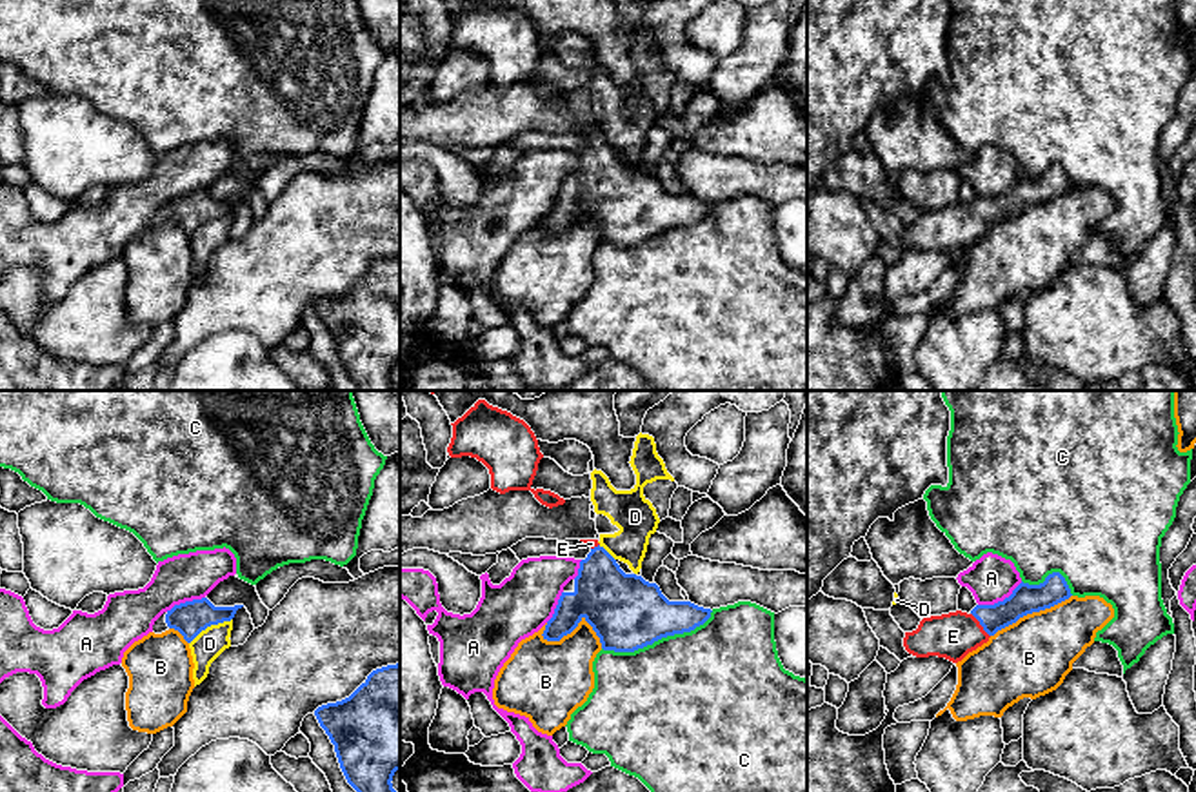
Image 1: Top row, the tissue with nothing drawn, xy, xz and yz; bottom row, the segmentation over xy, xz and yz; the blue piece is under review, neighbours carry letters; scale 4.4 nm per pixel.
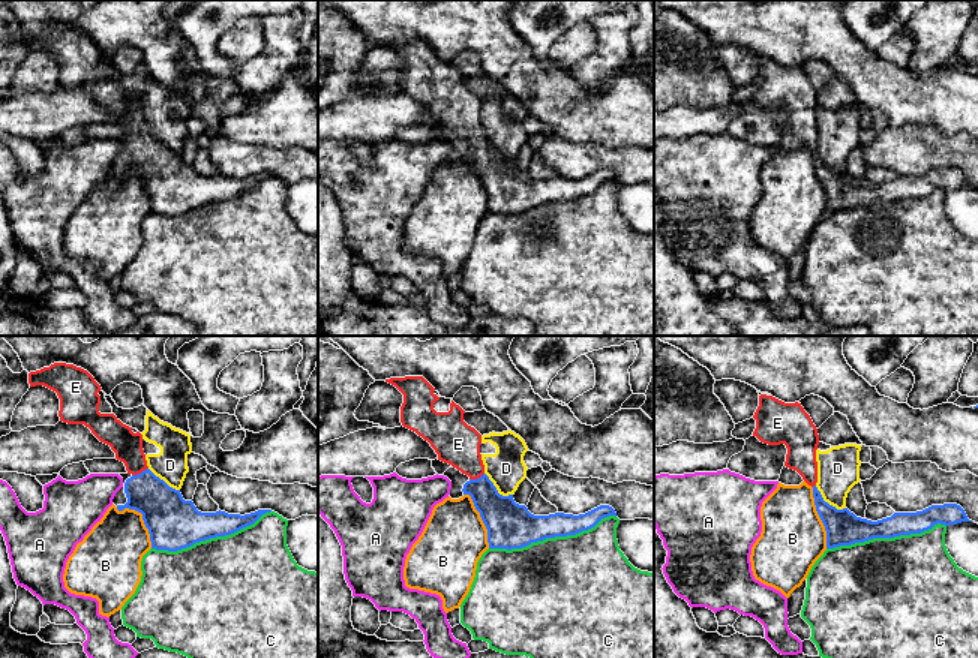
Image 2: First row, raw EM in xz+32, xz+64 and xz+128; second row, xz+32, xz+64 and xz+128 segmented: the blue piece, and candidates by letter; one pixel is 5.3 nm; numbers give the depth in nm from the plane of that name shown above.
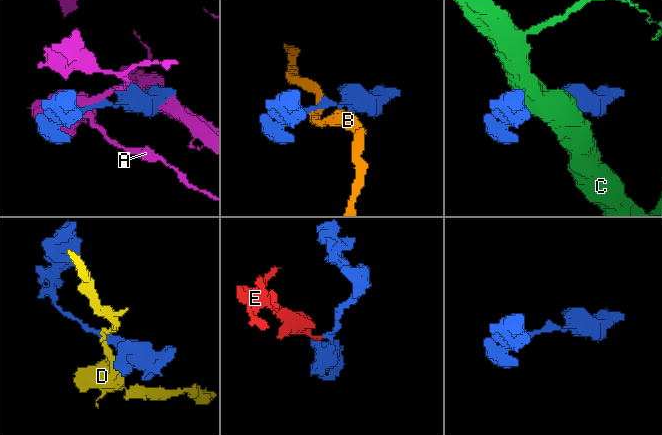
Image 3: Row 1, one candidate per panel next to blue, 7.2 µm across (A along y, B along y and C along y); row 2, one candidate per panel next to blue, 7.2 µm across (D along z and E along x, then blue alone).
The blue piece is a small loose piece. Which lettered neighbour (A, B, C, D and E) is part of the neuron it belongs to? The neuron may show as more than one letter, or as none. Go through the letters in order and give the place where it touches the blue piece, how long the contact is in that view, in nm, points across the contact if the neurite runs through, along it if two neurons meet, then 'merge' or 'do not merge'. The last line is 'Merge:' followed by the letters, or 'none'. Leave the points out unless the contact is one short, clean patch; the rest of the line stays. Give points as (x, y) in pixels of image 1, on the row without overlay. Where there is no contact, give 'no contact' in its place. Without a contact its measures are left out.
A: contact yz (1000, 195); length 220 nm; do not merge
B: contact xz (577, 218); length 280 nm; do not merge
C: contact xz (658, 231); length 500 nm; do not merge
D: contact xy (209, 218); length 220 nm; do not merge
E: contact yz (980, 217); length 140 nm; way yz (1026, 191), (1009, 204), (980, 217), (971, 224), (953, 229); merge
Merge: E

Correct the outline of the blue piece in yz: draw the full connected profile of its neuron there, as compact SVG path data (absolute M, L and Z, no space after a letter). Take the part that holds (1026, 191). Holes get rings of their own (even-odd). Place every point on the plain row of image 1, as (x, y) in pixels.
M1060 165L1049 167L1040 178L1022 174L1009 191L994 198L976 198L969 207L956 203L923 211L916 223L905 225L903 240L916 251L938 249L958 256L998 223L1071 189L1071 182Z

